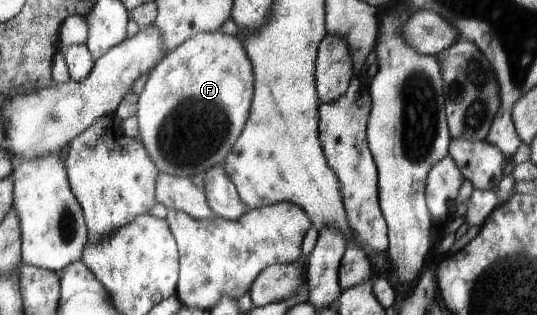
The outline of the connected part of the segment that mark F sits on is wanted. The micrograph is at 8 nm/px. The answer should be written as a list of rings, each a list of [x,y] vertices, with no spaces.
[[[221,30],[198,33],[176,50],[170,50],[148,73],[137,100],[139,140],[147,150],[158,173],[177,177],[204,176],[213,166],[227,162],[227,154],[241,134],[253,96],[253,67],[237,36],[227,36]]]

